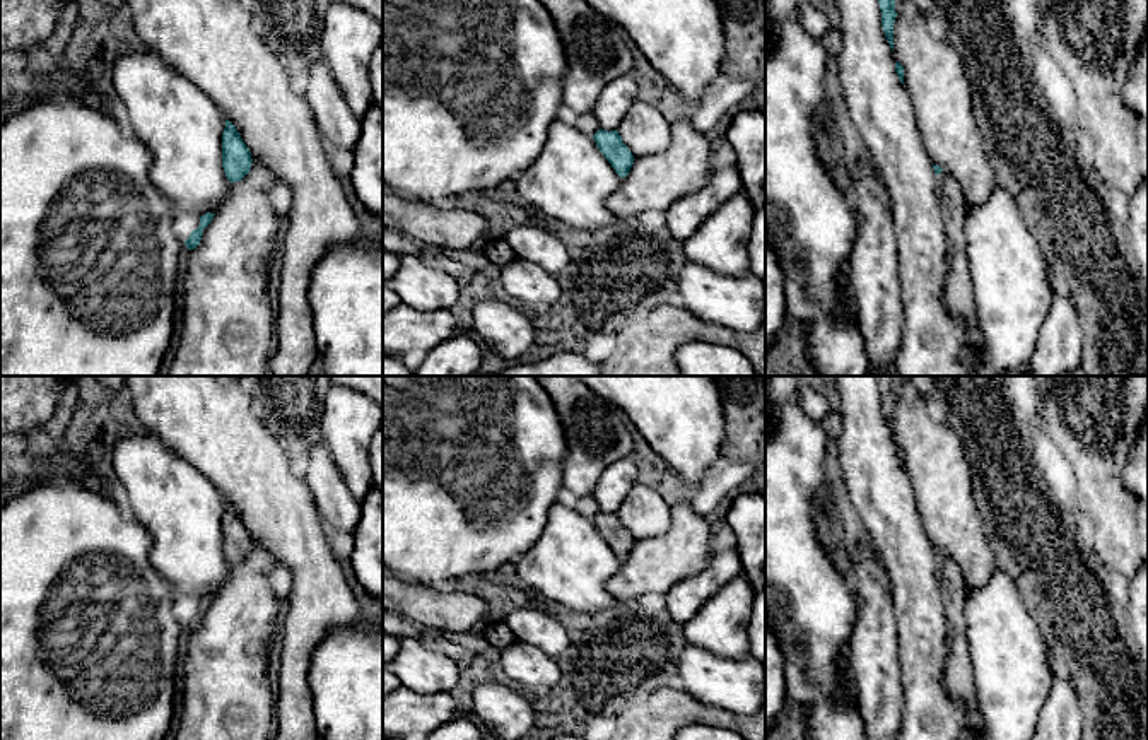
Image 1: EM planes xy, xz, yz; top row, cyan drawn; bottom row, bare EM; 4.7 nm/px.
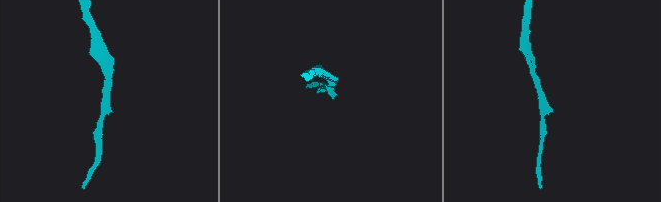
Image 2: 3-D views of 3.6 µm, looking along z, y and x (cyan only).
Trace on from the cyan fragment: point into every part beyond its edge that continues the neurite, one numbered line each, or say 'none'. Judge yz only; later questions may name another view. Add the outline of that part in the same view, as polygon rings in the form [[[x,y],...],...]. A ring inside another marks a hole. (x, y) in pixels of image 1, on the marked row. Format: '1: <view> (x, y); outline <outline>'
1: yz (957, 291); outline [[[941,171],[934,176],[948,248],[948,273],[943,285],[946,308],[970,328],[979,326],[964,234],[964,195],[957,179]]]

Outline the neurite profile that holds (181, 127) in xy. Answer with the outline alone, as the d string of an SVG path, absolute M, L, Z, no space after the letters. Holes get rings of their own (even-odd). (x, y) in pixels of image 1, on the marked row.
M150 48L116 62L113 87L125 104L132 135L152 152L152 185L178 215L195 214L200 219L207 212L215 214L232 190L222 167L226 120L215 103Z

